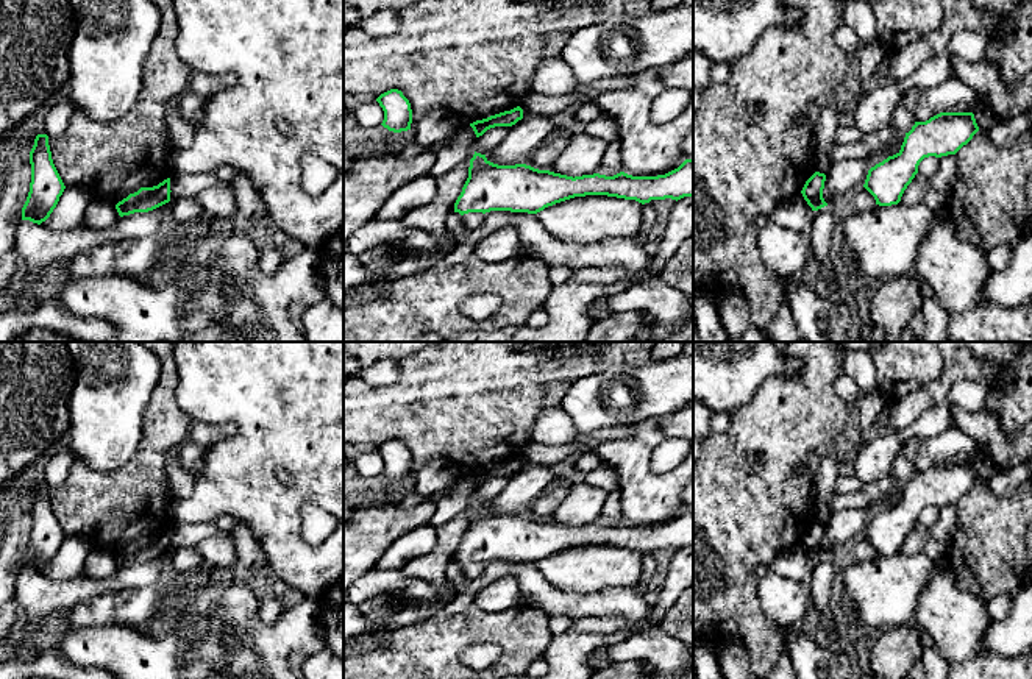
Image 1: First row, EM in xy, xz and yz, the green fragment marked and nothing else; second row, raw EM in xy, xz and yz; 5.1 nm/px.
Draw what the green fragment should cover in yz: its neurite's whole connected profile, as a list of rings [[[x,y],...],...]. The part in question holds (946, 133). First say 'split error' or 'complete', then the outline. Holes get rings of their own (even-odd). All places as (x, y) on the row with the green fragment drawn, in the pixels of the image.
complete; [[[940,112],[926,122],[915,122],[901,150],[868,170],[863,187],[876,204],[898,204],[924,158],[955,155],[977,131],[973,112]]]

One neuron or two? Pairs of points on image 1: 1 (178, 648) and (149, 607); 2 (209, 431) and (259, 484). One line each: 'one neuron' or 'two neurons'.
1: two neurons
2: two neurons

